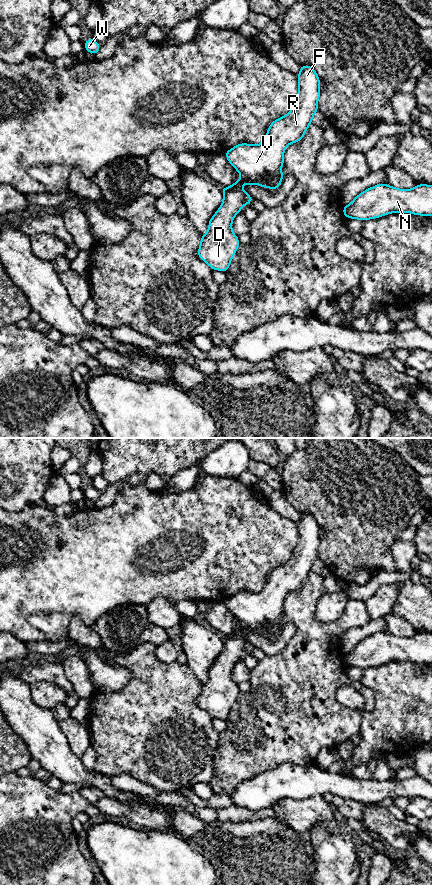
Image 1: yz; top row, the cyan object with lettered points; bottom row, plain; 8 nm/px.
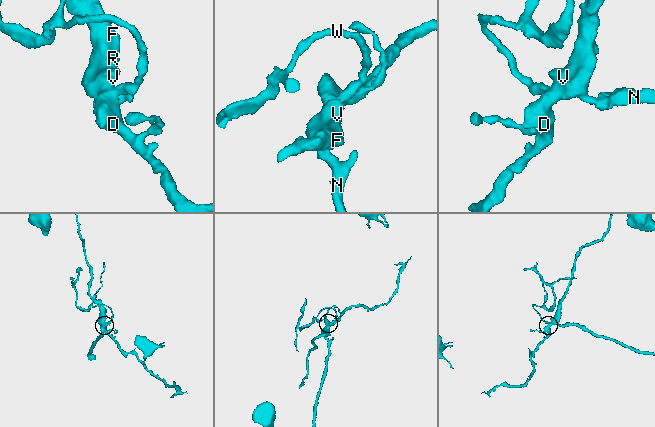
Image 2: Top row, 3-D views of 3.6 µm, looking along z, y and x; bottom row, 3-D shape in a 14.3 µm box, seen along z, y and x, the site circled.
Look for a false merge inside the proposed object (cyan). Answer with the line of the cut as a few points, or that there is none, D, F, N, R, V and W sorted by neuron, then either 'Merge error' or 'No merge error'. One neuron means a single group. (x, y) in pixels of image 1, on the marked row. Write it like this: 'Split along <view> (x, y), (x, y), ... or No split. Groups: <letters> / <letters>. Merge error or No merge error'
Split along yz (234, 185), (231, 189), (223, 192). Groups: D F N R V / W. Merge error

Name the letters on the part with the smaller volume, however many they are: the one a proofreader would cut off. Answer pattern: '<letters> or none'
W

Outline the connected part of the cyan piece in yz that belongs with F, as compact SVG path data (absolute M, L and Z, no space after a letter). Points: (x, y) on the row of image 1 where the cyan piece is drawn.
M300 65L300 73L297 75L299 92L288 114L274 120L265 135L265 139L258 145L240 143L224 154L228 162L242 176L240 180L235 180L234 188L223 192L223 202L216 213L210 218L208 232L200 236L200 246L198 257L207 263L213 270L227 272L232 258L240 246L239 238L232 232L233 218L241 212L242 207L251 204L252 196L244 192L240 187L244 184L256 184L261 187L277 190L281 184L284 174L281 168L284 164L285 148L296 142L300 142L308 127L312 124L314 114L318 110L318 100L320 98L320 79L313 67Z

